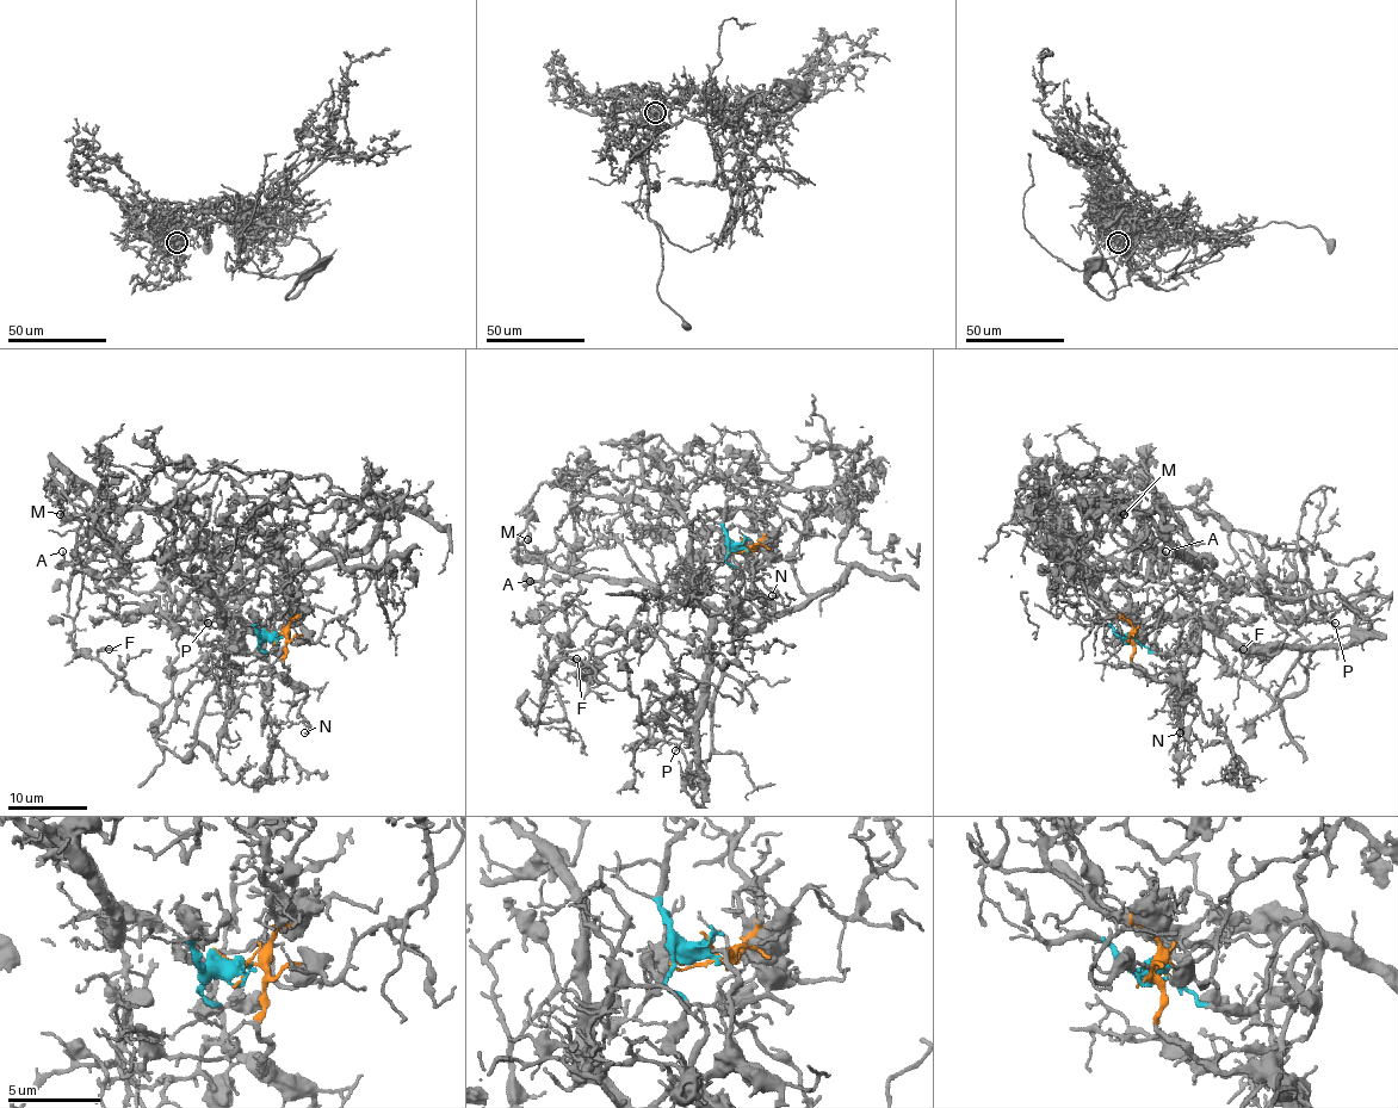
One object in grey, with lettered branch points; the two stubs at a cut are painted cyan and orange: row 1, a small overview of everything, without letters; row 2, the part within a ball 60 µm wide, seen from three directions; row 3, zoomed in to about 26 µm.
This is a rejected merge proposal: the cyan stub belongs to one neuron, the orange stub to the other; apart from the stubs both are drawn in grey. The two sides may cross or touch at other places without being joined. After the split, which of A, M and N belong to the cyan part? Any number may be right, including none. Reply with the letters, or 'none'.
A, M

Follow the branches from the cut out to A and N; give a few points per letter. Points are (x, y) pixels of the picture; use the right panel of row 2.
A: (1134, 633), (1154, 654), (1170, 651), (1213, 567), (1140, 477), (1105, 481), (1112, 526), (1154, 562), (1165, 550)
N: (1136, 633), (1130, 638), (1132, 662), (1158, 680), (1180, 681), (1194, 695), (1182, 710), (1180, 734)

